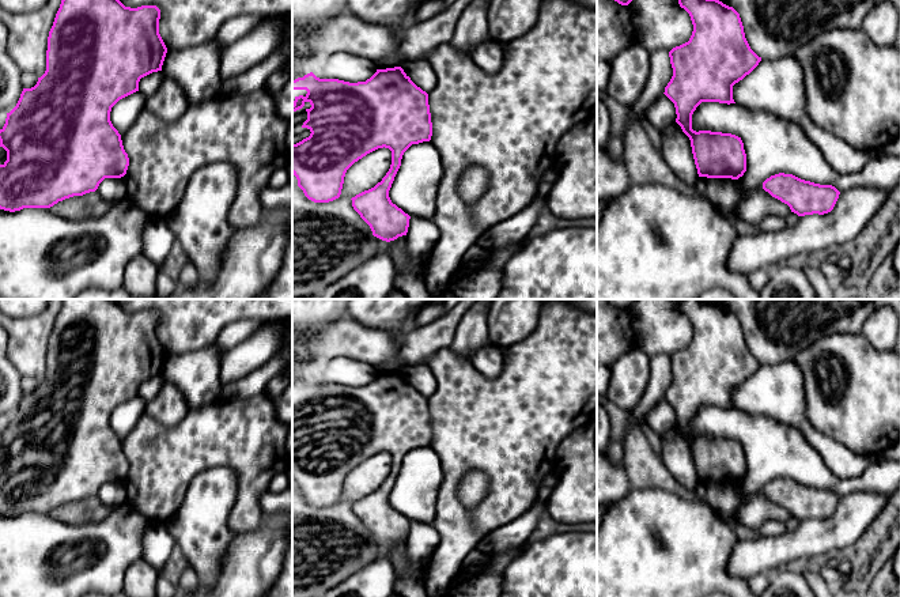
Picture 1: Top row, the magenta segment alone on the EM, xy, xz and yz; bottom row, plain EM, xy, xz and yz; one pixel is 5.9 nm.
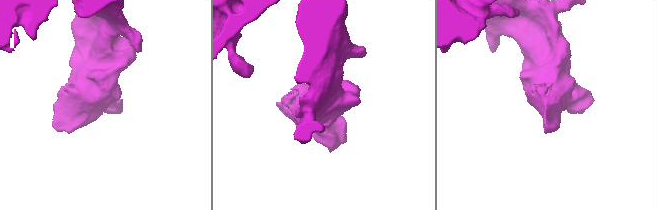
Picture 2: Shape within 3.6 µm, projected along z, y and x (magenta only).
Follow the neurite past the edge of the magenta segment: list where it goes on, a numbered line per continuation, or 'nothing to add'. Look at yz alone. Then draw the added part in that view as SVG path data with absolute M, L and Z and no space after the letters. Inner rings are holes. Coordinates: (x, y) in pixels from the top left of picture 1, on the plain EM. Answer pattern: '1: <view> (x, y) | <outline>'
nothing to add

